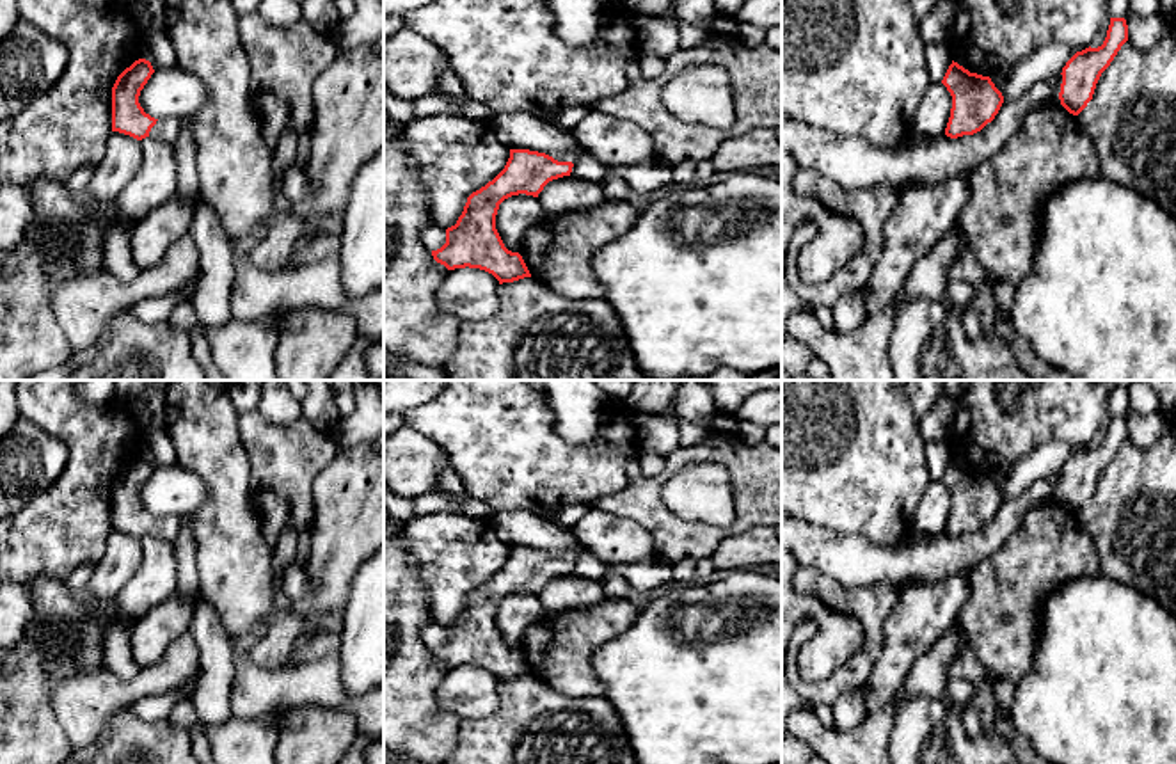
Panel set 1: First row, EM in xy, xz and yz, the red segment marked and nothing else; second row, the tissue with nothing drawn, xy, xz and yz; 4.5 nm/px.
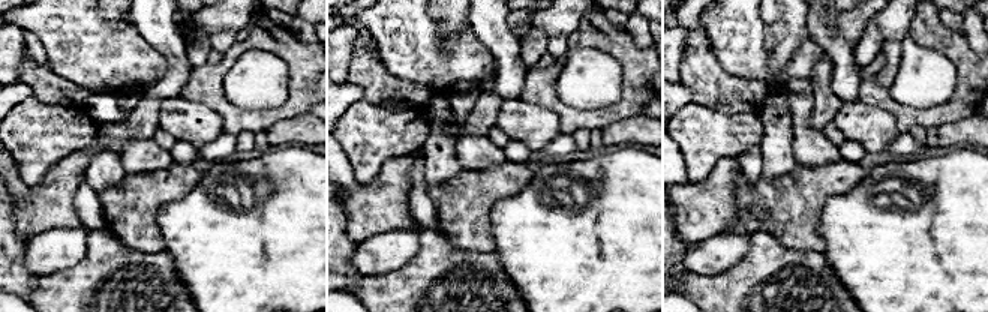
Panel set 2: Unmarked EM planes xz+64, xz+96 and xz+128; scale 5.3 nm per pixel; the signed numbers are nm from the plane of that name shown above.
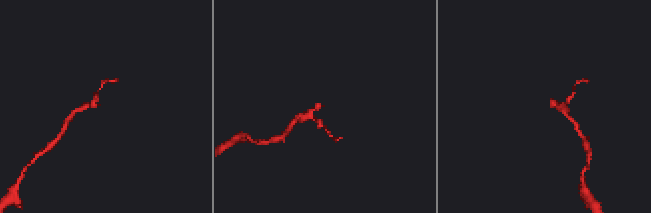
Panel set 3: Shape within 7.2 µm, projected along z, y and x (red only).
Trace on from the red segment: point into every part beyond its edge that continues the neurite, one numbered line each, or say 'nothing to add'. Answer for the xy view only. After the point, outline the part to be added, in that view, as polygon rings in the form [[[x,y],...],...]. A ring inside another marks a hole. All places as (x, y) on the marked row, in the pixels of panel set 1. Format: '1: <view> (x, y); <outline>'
1: xy (169, 128); [[[167,117],[156,121],[156,124],[149,131],[149,139],[165,140],[176,146],[179,131],[181,131],[181,121],[176,117]]]

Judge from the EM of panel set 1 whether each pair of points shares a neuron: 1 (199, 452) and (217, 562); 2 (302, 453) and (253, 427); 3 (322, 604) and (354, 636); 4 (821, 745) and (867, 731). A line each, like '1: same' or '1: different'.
1: same
2: same
3: different
4: same

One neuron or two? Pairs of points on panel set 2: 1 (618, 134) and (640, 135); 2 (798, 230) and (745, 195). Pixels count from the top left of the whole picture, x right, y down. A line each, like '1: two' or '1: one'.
1: one
2: one

